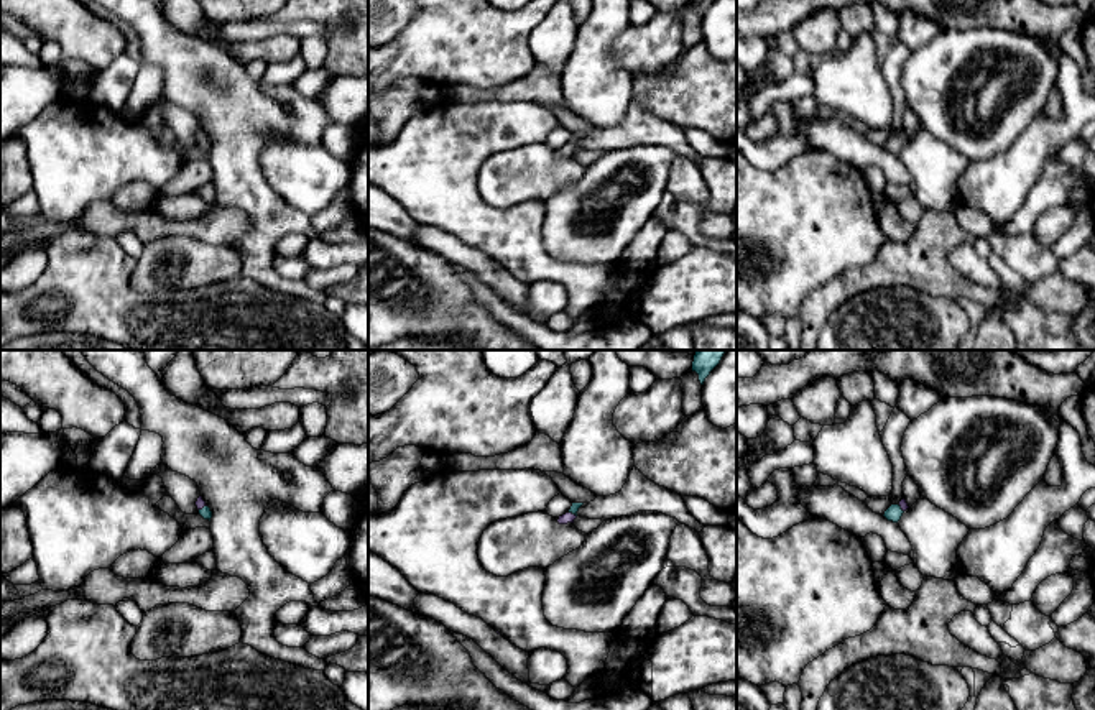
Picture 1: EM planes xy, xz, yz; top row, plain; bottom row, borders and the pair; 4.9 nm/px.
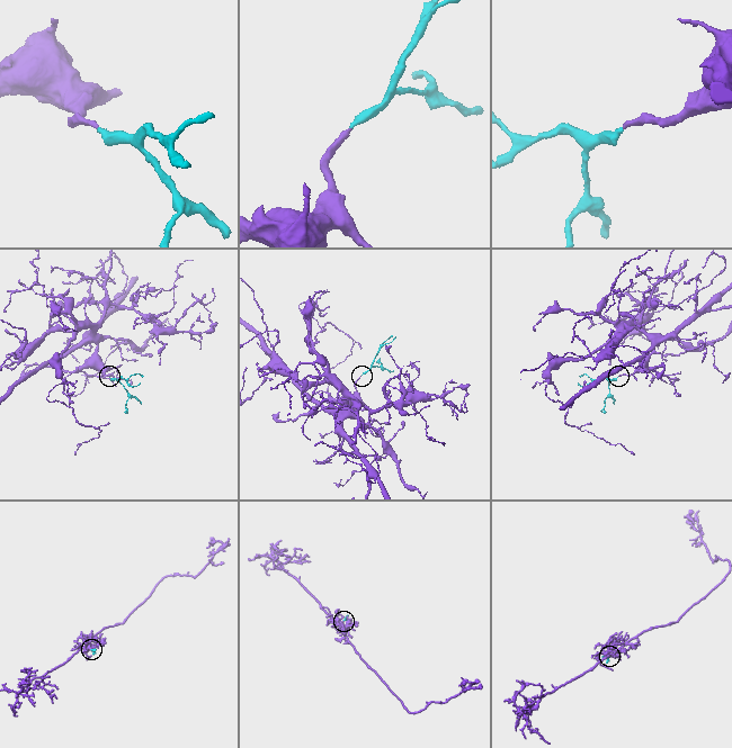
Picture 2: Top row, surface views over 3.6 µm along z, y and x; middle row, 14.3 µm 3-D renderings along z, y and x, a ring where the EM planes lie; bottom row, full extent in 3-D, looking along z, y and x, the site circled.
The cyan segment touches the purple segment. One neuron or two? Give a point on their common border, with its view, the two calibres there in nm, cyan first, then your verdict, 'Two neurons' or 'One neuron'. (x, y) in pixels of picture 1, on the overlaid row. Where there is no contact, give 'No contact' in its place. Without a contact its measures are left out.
Touches cyan at xy (204, 507). Thickness 60 nm (cyan) against 50 nm. One neuron

